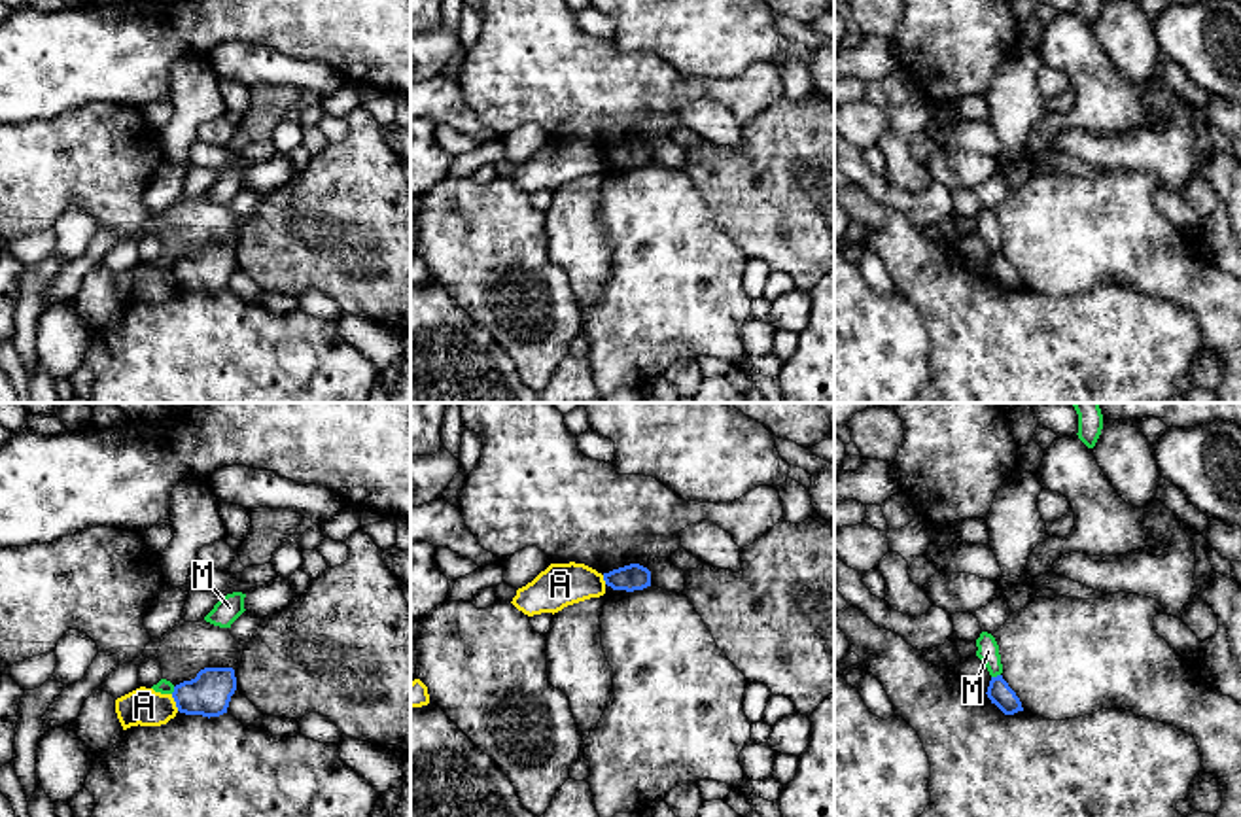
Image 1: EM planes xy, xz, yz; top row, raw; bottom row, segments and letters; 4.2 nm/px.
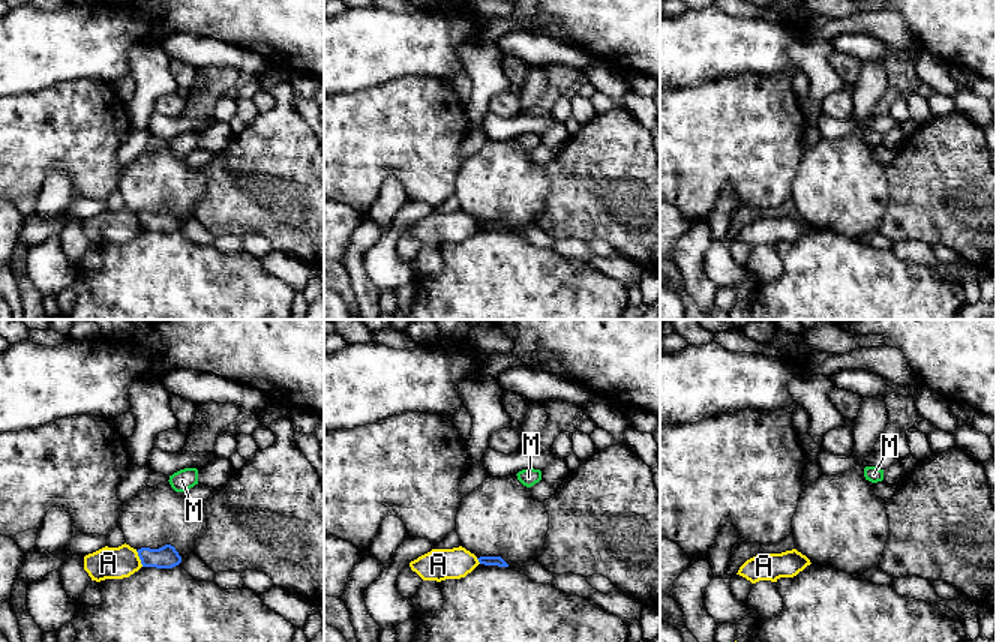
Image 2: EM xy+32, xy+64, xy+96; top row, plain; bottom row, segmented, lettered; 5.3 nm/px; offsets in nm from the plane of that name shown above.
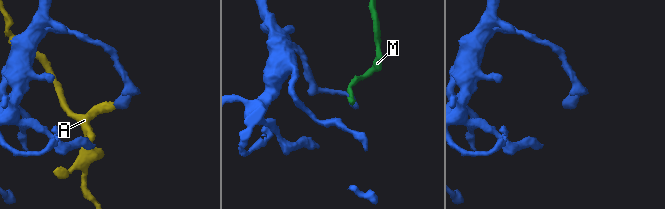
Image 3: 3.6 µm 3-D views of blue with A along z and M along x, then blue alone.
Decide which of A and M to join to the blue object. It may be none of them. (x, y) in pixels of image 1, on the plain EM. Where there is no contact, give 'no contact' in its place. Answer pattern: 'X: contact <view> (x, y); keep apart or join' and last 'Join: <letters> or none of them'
A: contact xy (174, 277); keep apart
M: contact yz (997, 252); keep apart
Join: none of them

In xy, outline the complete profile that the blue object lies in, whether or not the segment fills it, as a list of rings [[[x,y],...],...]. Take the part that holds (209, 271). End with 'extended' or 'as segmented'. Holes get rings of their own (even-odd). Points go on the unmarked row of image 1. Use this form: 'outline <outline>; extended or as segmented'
outline [[[204,244],[195,255],[176,261],[172,274],[180,289],[210,295],[227,289],[235,267],[233,244]]]; as segmented

